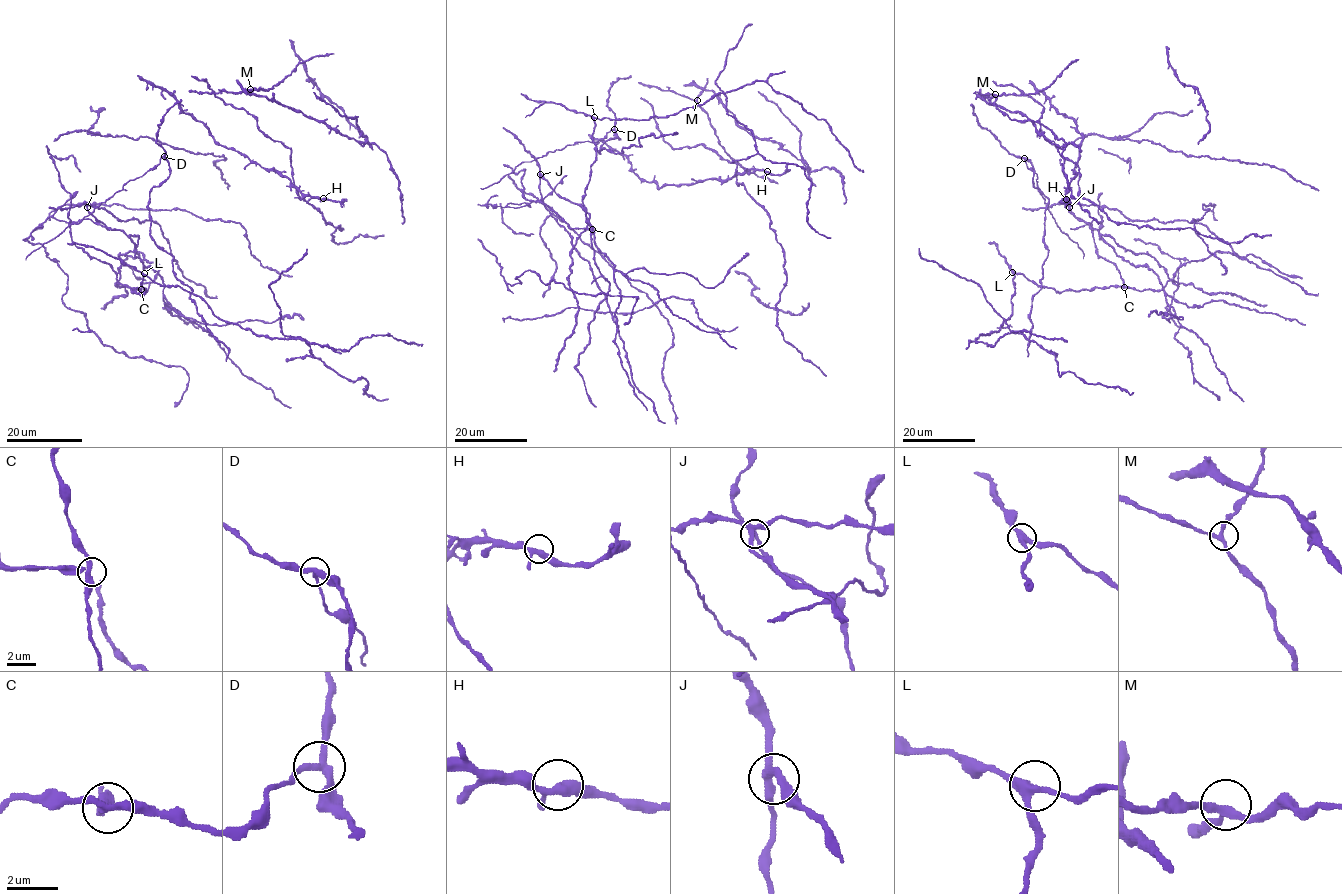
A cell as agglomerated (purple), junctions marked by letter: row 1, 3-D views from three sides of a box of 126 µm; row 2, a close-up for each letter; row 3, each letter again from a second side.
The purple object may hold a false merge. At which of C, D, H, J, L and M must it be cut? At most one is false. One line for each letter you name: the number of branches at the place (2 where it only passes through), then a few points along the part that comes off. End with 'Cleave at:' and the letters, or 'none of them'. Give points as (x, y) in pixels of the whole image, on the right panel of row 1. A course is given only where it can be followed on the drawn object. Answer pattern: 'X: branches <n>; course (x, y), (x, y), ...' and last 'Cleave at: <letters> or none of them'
D: branches 3
Cleave at: D

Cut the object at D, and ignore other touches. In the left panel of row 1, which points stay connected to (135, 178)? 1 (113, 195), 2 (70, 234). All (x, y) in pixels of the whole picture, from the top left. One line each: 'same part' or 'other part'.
1: same part
2: other part

